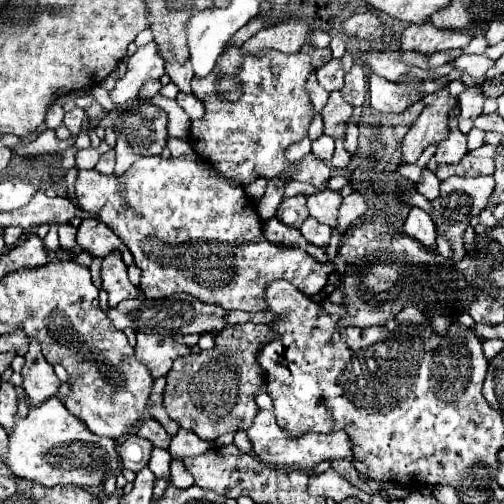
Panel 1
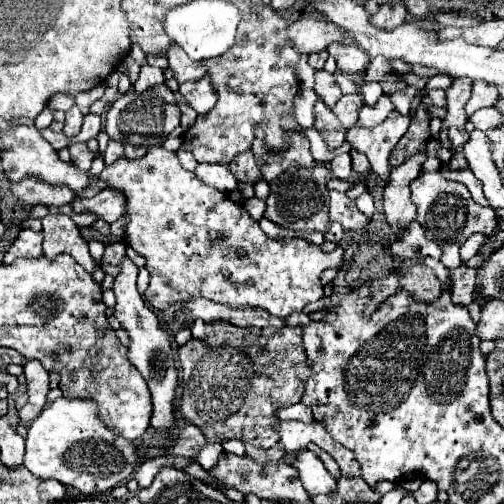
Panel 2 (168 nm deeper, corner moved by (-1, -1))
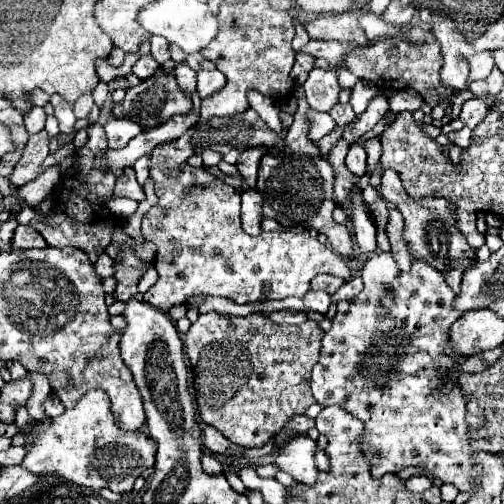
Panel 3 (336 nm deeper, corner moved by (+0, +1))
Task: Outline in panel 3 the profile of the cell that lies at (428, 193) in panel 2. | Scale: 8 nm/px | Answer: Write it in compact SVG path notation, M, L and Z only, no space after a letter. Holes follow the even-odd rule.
M385 170L381 176L381 186L379 192L385 200L389 200L391 204L395 204L403 218L405 218L405 240L411 246L411 254L417 260L425 260L431 266L435 266L437 270L449 270L451 268L451 260L457 258L473 258L475 250L465 242L463 232L457 226L457 212L451 206L451 202L447 198L435 198L435 196L427 196L421 200L415 200L411 196L403 196L401 190L401 180L393 170Z

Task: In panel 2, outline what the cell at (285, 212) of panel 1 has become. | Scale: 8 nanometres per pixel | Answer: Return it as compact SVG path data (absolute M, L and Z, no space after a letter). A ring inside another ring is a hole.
M316 164L314 168L290 168L290 172L282 172L274 184L270 184L270 196L266 198L266 212L264 218L270 222L292 228L302 232L304 226L310 226L310 230L316 232L328 232L330 220L328 220L328 180L332 180L334 174L324 166Z

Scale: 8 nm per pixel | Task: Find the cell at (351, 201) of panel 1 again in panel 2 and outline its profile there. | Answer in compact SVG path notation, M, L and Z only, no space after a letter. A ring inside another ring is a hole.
M364 192L364 194L360 194L360 196L356 198L356 206L358 206L358 210L364 212L368 218L374 214L374 200L372 200L372 196L370 196L368 192Z

